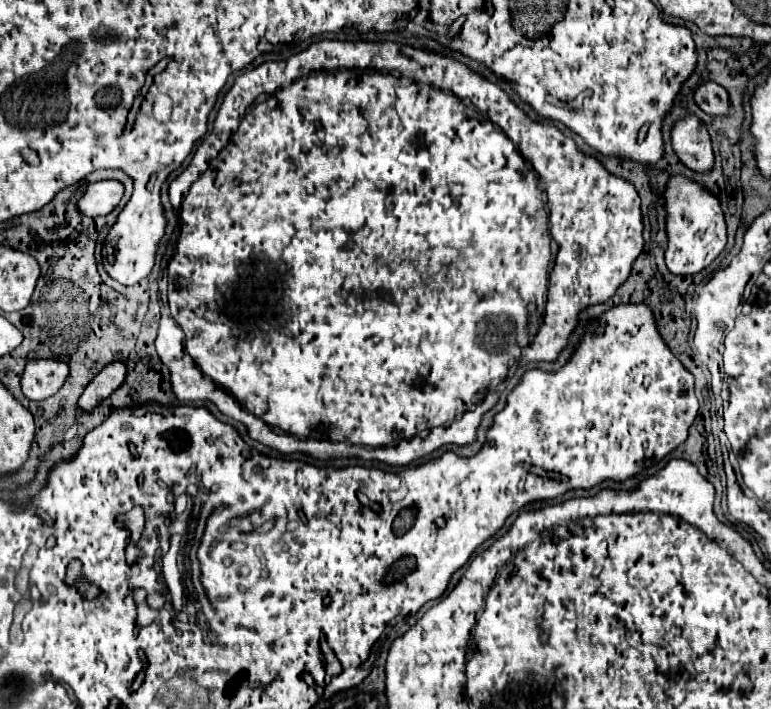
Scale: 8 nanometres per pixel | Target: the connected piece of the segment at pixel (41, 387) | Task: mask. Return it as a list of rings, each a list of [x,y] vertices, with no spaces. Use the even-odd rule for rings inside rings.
[[[59,359],[29,361],[21,375],[21,391],[29,401],[43,401],[61,389],[67,375],[69,367]]]

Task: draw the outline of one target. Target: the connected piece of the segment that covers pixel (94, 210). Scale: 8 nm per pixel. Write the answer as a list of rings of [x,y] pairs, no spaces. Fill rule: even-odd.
[[[101,181],[87,185],[83,197],[77,199],[77,209],[85,217],[99,217],[111,213],[123,197],[123,185],[119,181]]]

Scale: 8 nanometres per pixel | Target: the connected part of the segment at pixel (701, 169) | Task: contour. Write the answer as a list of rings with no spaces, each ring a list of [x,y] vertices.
[[[683,115],[671,129],[671,145],[677,157],[697,173],[709,173],[713,167],[713,149],[703,121],[695,115]]]

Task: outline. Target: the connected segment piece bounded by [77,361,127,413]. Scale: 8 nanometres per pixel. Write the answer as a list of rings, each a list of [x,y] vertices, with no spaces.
[[[115,361],[109,363],[101,373],[95,375],[95,379],[85,387],[81,399],[79,399],[79,407],[83,411],[93,411],[101,401],[105,401],[115,389],[121,387],[121,383],[125,381],[125,373],[127,373],[127,365],[123,361]]]

